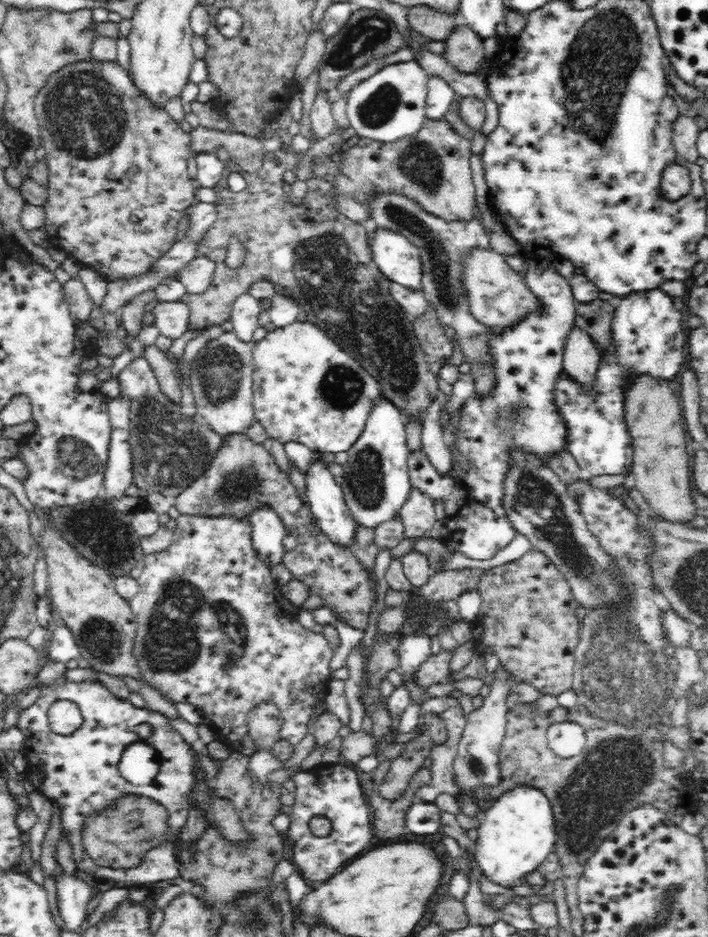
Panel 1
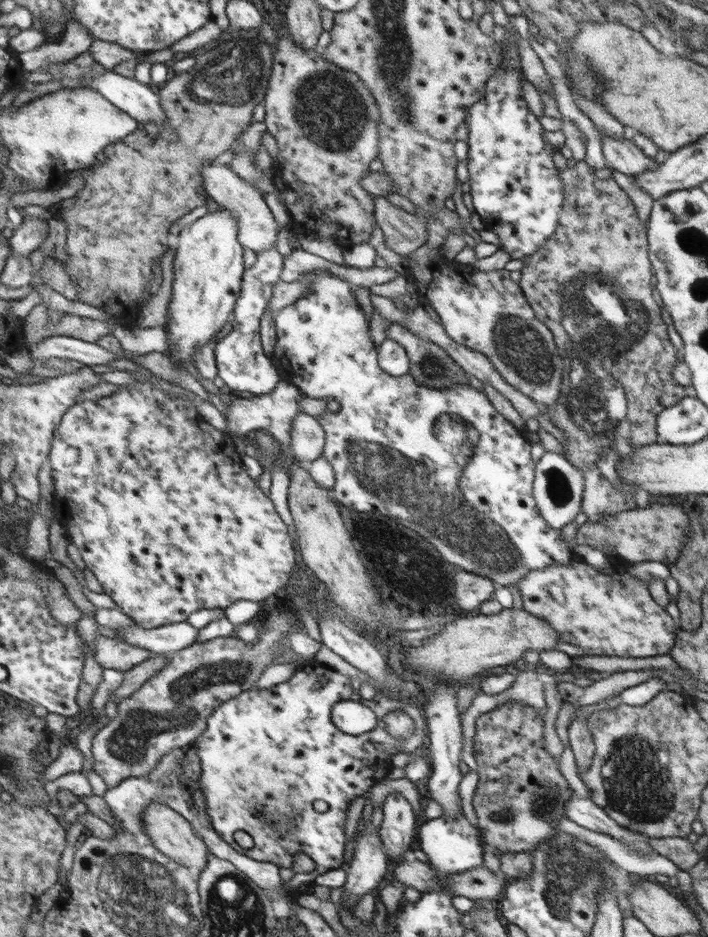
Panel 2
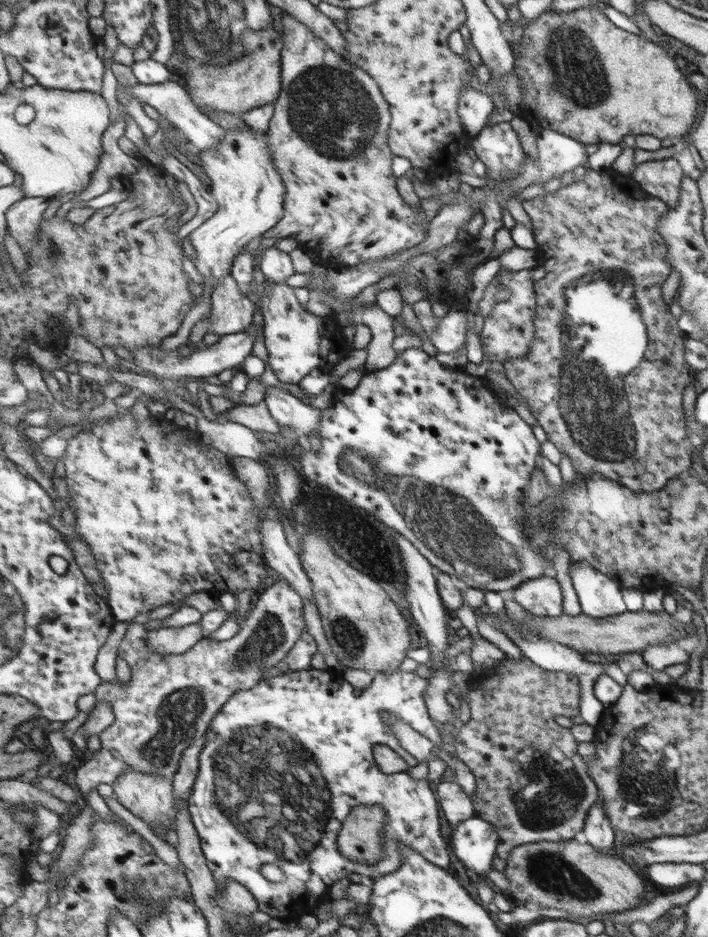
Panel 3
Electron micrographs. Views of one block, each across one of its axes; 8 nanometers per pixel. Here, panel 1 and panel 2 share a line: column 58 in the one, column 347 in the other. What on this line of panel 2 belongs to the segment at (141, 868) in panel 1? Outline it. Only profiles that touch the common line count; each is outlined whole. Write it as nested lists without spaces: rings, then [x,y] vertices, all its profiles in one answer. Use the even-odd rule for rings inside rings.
[[[310,662],[296,671],[293,677],[272,688],[253,689],[244,692],[240,697],[226,702],[212,714],[210,728],[196,743],[203,763],[201,786],[207,798],[208,812],[214,820],[214,827],[236,850],[246,853],[259,861],[278,863],[282,868],[294,868],[296,854],[307,854],[316,866],[314,871],[296,873],[285,884],[290,894],[299,894],[310,882],[316,882],[319,876],[343,868],[346,852],[346,824],[348,824],[348,806],[350,802],[373,788],[376,782],[382,782],[392,766],[390,755],[400,753],[413,754],[424,743],[426,730],[418,696],[408,691],[409,698],[394,698],[385,692],[378,691],[372,700],[364,700],[352,691],[348,676],[319,662]],[[352,700],[370,708],[378,717],[380,724],[369,733],[352,736],[344,733],[334,723],[336,704]],[[390,712],[404,712],[414,720],[414,734],[404,741],[396,740],[386,731],[382,721]],[[386,768],[386,770],[384,770]],[[376,776],[376,778],[372,778]],[[252,806],[262,810],[262,814],[254,814]],[[296,819],[296,828],[288,828],[286,824],[270,824],[264,820]],[[244,831],[254,838],[255,846],[244,849],[236,842],[236,832]]]

